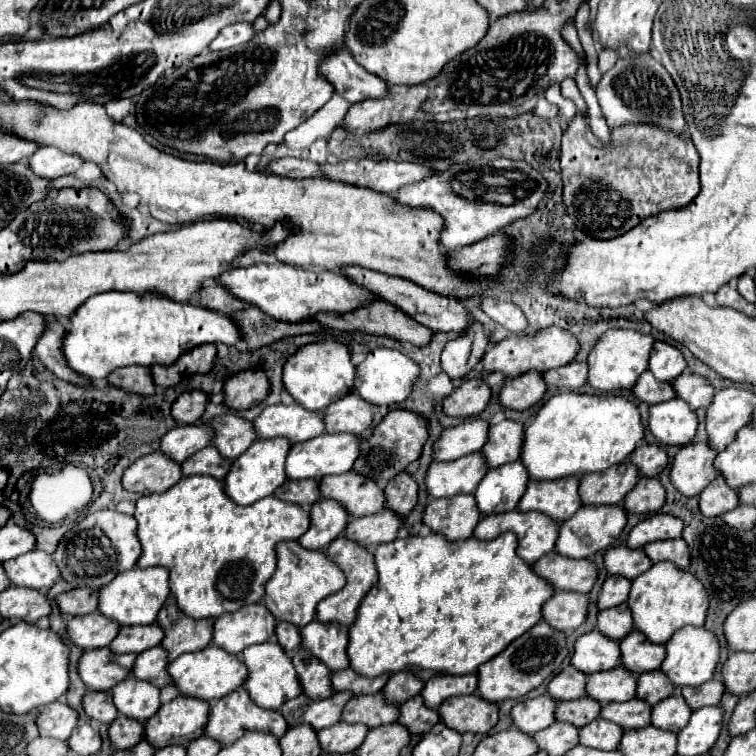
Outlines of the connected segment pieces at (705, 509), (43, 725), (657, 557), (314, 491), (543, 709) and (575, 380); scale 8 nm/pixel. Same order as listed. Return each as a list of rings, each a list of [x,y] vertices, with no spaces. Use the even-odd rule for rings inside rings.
[[[718,476],[706,490],[700,494],[700,508],[704,516],[718,516],[730,512],[738,506],[738,490],[730,488],[722,476]]]
[[[60,700],[42,706],[38,716],[40,736],[50,736],[58,740],[68,740],[76,724],[78,724],[78,712]]]
[[[684,538],[650,542],[650,544],[644,546],[644,552],[650,556],[652,562],[670,560],[670,562],[678,564],[678,568],[688,568],[690,566],[690,550],[688,550],[688,544],[686,544]]]
[[[306,478],[306,480],[286,480],[282,488],[274,492],[280,500],[292,502],[292,504],[302,504],[302,508],[310,508],[314,502],[320,500],[320,488],[318,480]]]
[[[548,694],[516,704],[512,710],[514,726],[526,734],[536,734],[542,728],[548,728],[556,720],[554,718],[556,704],[558,702]]]
[[[570,362],[566,366],[548,370],[544,374],[548,386],[556,386],[560,390],[576,390],[588,382],[588,364],[586,362]]]

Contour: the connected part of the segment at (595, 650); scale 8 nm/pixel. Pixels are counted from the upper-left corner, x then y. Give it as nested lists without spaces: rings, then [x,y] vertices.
[[[598,630],[586,632],[576,640],[572,664],[586,674],[610,670],[620,664],[620,642],[600,634]]]

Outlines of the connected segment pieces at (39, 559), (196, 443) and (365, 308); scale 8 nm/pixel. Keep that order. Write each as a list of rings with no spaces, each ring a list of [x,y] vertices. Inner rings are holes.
[[[32,550],[14,560],[8,560],[4,562],[4,568],[12,584],[16,586],[28,586],[46,592],[60,580],[60,570],[56,562],[50,554],[42,550]]]
[[[190,424],[190,426],[176,426],[166,436],[162,436],[160,450],[168,454],[172,460],[184,462],[194,452],[210,446],[214,440],[214,432],[208,424]]]
[[[372,300],[370,304],[362,304],[362,308],[356,308],[354,312],[320,312],[318,316],[314,316],[314,320],[318,324],[322,324],[324,328],[332,328],[332,330],[344,330],[344,332],[366,332],[366,334],[376,334],[376,336],[390,336],[402,342],[410,342],[416,348],[424,348],[430,340],[432,340],[432,330],[428,330],[426,326],[418,324],[416,320],[410,320],[410,316],[402,314],[400,308],[394,308],[392,304],[386,304],[384,300]]]

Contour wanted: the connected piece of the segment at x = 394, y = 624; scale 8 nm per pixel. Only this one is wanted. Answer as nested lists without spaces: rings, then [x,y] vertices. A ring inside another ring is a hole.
[[[504,532],[494,540],[448,540],[442,534],[408,536],[378,544],[374,550],[378,584],[360,604],[356,622],[350,628],[350,666],[360,676],[380,676],[384,672],[414,672],[424,682],[436,674],[474,674],[478,666],[500,654],[512,640],[520,638],[542,620],[542,606],[554,594],[548,580],[540,578],[518,554],[518,538]]]

